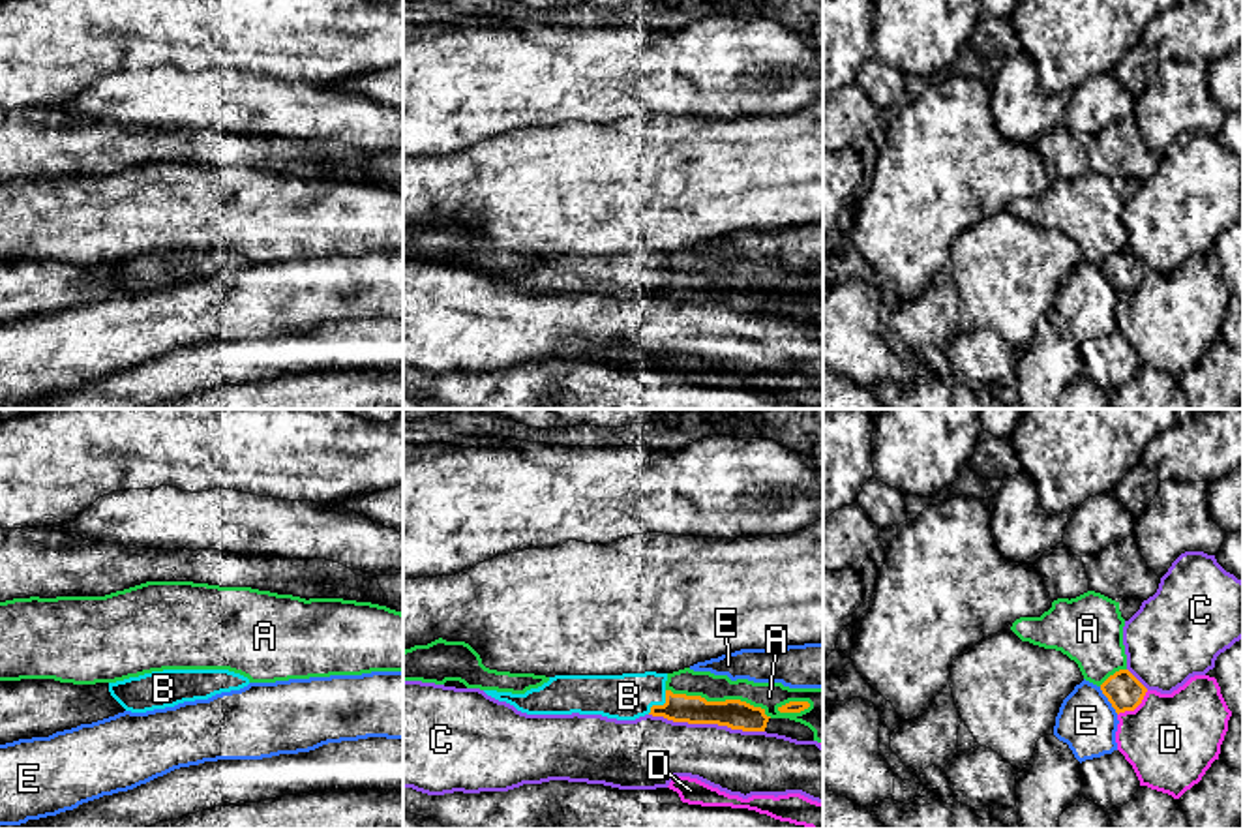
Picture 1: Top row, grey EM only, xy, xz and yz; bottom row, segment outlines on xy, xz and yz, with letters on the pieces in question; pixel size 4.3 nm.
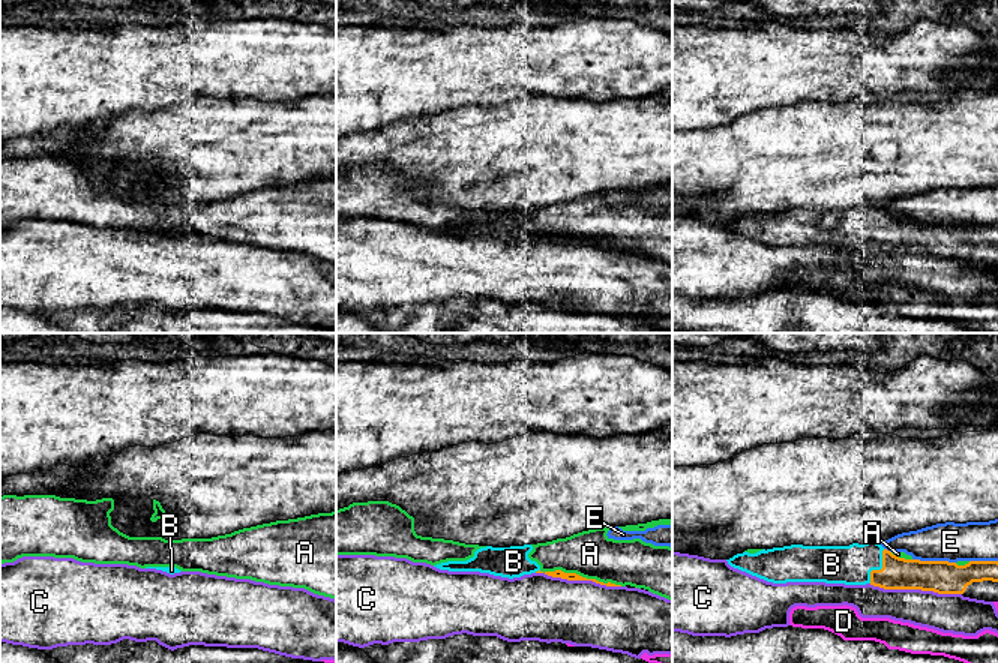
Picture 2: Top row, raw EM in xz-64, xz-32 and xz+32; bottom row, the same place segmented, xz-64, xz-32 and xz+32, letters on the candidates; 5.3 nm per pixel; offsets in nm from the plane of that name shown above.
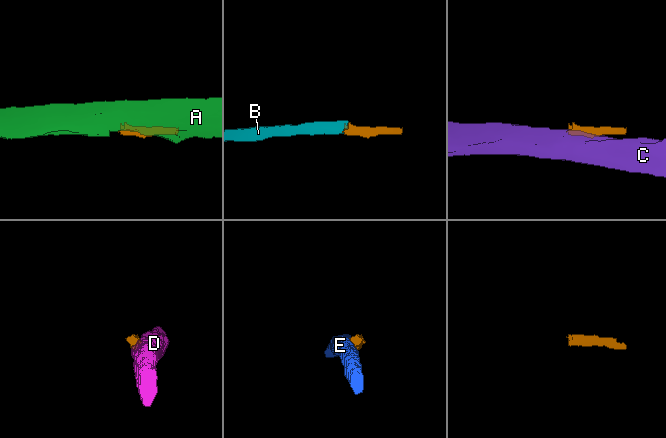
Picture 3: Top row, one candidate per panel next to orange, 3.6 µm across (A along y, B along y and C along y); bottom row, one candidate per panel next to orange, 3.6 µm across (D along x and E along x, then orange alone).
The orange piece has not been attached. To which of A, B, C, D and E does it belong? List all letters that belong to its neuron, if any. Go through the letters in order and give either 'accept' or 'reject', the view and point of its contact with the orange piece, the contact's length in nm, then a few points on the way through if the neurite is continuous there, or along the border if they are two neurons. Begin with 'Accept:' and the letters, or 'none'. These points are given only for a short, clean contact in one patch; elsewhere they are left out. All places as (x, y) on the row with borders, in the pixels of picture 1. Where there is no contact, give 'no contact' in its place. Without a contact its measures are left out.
Accept: B
A: reject | xz (718, 702) | 480 nm
B: accept | xz (660, 706) | 130 nm
C: reject | xz (707, 723) | 500 nm | along xz (649, 713), (677, 723), (717, 723), (763, 732)
D: reject | yz (1135, 708) | 170 nm
E: reject | yz (1108, 700) | 150 nm

